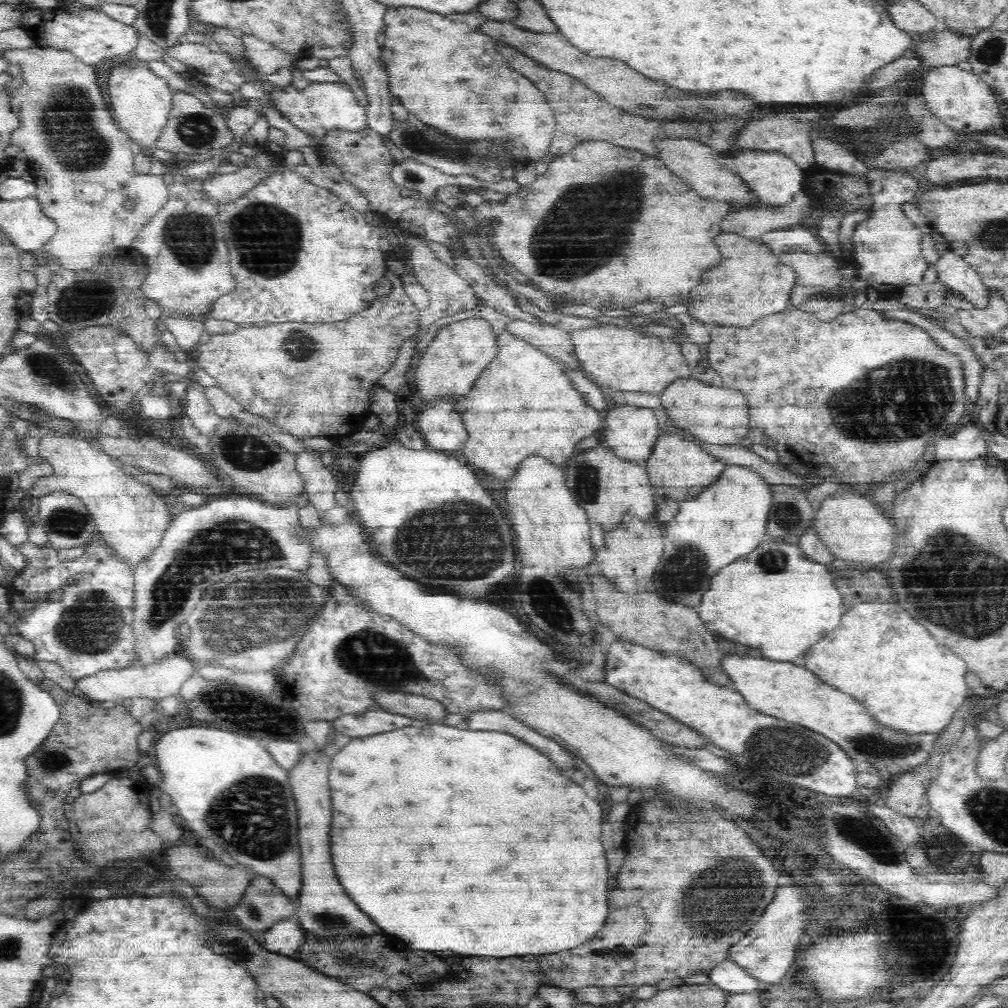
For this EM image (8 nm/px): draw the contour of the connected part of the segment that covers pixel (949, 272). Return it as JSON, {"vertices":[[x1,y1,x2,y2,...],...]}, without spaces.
{"vertices":[[948,250,936,264,937,276,949,286,953,294,977,309,990,304,990,288,962,257]]}

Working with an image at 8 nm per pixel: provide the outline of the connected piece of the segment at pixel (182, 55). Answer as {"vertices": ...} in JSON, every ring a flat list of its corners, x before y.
{"vertices":[[181,39,166,50,166,53,180,60,188,70,197,70,197,78,202,80,208,86,212,86,216,90,222,90,224,94,228,94,228,98,236,98,236,100,248,99,241,93,244,84,252,80,262,80,265,75,262,70,253,65,245,54,230,54,227,50,212,50,212,46,207,43,189,42]]}

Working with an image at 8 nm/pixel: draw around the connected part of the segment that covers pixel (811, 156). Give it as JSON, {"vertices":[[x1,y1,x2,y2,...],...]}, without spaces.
{"vertices":[[796,111,795,113,784,113,784,114,775,114,768,115,759,121,754,121,750,126,746,126,746,130,739,134,739,142,734,144,734,147,737,148,752,148,758,150,778,150,782,154,788,155,798,166,801,166,803,169,809,169,812,167,815,162,815,154,811,145,811,135,813,131,812,122,818,122,820,118,824,116,824,113,819,111]]}

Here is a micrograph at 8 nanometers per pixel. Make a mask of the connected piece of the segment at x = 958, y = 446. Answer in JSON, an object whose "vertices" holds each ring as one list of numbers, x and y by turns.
{"vertices":[[969,421,962,423,960,429,952,436,940,438,936,442,936,458,938,460,972,460,987,454,987,441,980,436,980,429]]}

